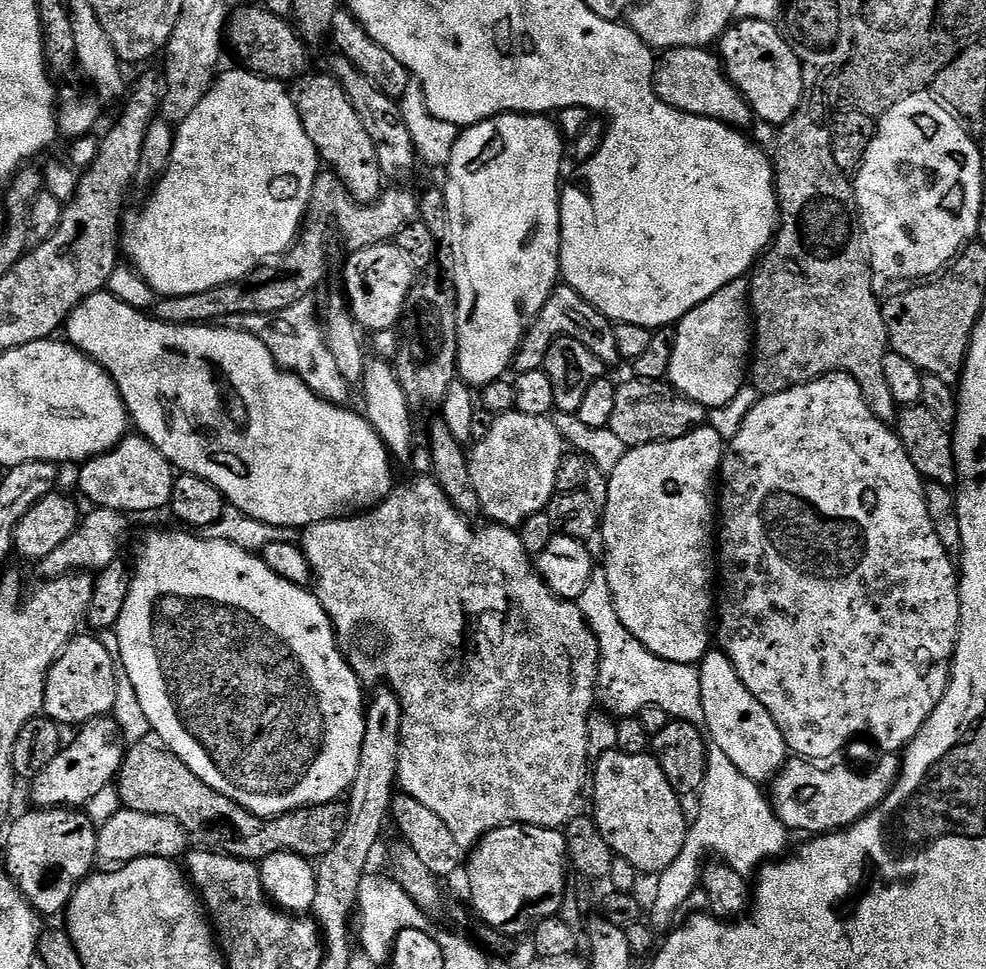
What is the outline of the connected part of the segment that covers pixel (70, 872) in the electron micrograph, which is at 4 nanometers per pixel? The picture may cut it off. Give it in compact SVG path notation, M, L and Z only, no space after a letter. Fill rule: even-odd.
M71 807L40 808L20 816L8 832L8 872L41 917L67 909L76 887L93 875L98 864L97 825L84 810ZM93 867L93 868L92 868Z

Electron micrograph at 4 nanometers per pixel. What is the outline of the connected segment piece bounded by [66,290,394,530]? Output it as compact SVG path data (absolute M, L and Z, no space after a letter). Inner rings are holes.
M110 291L96 292L90 298L86 298L80 303L77 308L68 315L66 321L66 335L67 343L73 344L80 352L85 352L91 360L98 362L105 368L105 370L110 374L110 378L118 386L120 391L120 396L124 399L124 405L128 407L128 414L131 423L134 425L135 431L139 435L144 436L151 444L155 446L159 452L164 455L169 462L172 463L173 469L179 470L181 473L187 474L189 476L197 476L198 478L206 478L206 482L210 482L214 486L218 486L218 490L223 494L225 501L231 507L236 508L242 514L246 514L250 518L254 518L258 522L266 522L270 526L275 528L295 528L297 530L303 530L310 527L312 524L317 524L323 520L339 520L341 518L347 518L353 514L359 514L365 510L371 510L376 507L376 505L383 502L388 495L391 494L394 487L394 481L392 481L392 464L394 465L393 457L388 451L388 447L382 442L382 438L377 432L372 428L372 425L368 423L367 419L359 411L351 412L352 408L345 406L340 407L336 404L332 404L328 400L321 399L320 396L314 392L306 384L306 382L299 379L295 373L288 371L285 368L281 368L274 357L271 356L270 350L252 333L241 331L240 328L236 326L205 326L203 324L168 324L165 320L157 320L155 315L149 314L147 311L135 308L134 306L127 305L126 302L122 302Z

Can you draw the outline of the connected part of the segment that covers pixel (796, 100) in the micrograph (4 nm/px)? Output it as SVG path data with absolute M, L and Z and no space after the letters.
M737 19L720 37L719 48L718 56L723 63L724 71L727 72L734 87L746 98L757 121L765 120L768 124L779 126L785 124L800 109L801 104L804 103L803 68L795 57L794 49L785 45L783 31L773 21Z

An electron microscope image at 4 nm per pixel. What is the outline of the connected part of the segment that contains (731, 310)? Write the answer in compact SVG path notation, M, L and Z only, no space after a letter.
M741 278L722 286L722 290L706 298L706 302L694 306L694 310L686 313L675 325L667 383L686 398L701 404L703 408L711 410L724 407L746 384L746 377L750 372L750 357L753 352L754 321L750 311L750 284L747 279Z

